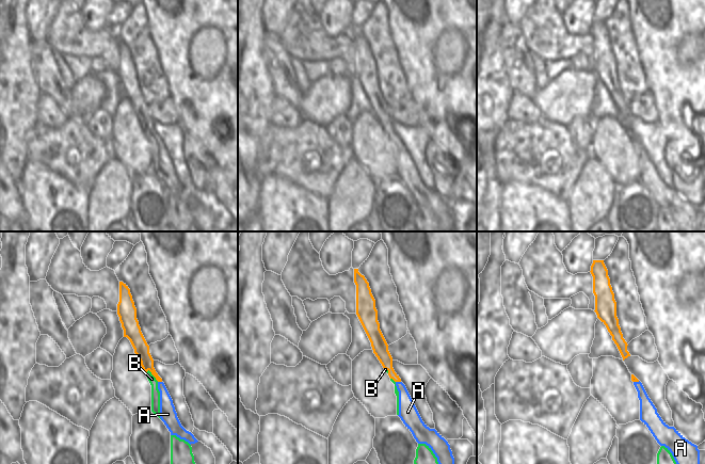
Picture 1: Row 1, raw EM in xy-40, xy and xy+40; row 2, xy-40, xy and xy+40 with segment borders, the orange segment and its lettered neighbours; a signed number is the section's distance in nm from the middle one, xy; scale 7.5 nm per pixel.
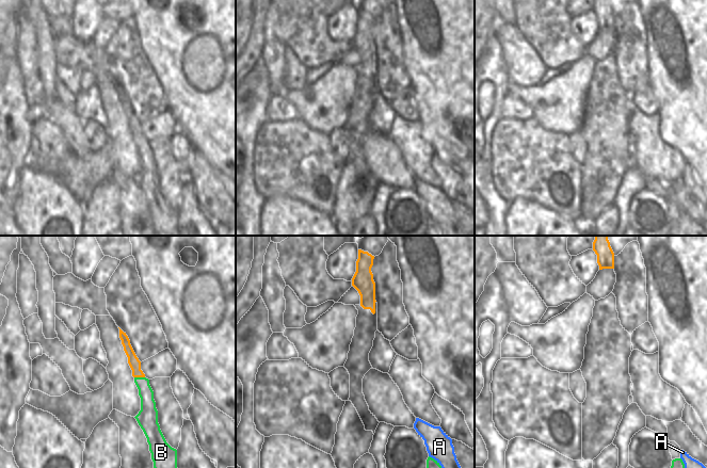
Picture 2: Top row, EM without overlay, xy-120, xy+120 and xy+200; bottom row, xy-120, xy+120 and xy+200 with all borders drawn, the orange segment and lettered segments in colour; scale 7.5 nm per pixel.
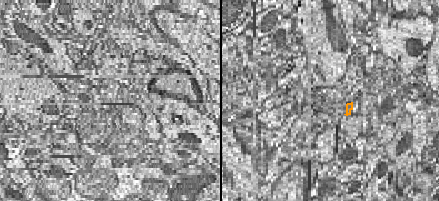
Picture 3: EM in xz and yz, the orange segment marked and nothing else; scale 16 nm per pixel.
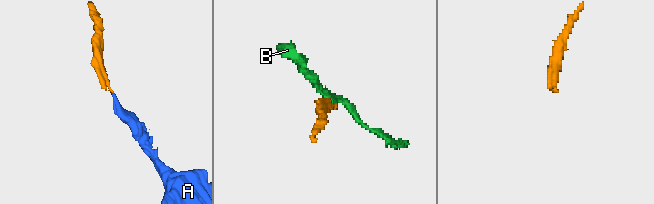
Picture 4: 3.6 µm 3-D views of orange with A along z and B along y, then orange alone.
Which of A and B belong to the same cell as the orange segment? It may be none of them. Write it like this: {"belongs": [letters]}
{"belongs": ["A"]}

